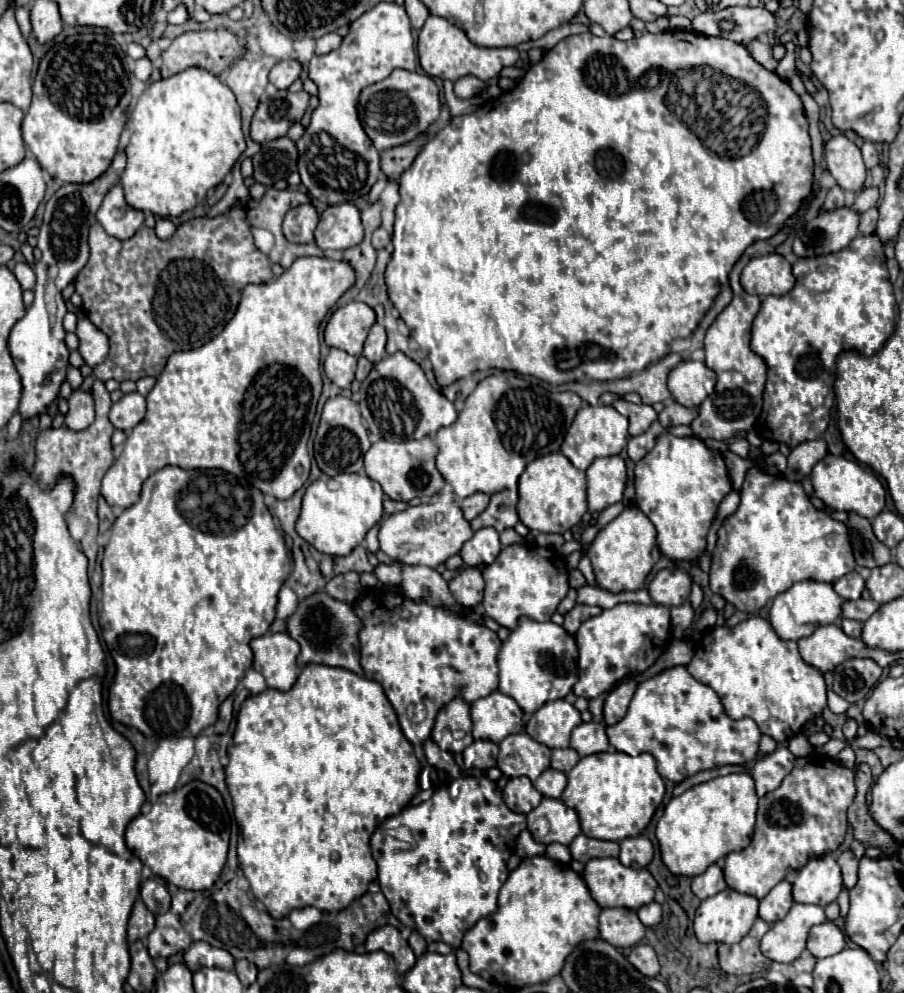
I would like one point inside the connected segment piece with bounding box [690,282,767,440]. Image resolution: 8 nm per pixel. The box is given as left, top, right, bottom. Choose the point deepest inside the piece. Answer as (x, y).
(735, 405)

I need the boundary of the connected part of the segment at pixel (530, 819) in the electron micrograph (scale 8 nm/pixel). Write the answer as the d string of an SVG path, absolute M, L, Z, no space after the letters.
M543 798L541 804L527 814L527 824L533 824L537 818L547 818L549 822L549 834L537 838L543 844L559 842L563 846L569 846L581 834L577 812L573 808L567 808L561 800Z

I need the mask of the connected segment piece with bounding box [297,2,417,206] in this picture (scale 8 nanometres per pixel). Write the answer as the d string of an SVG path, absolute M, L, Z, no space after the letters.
M381 2L373 10L365 12L361 18L351 22L349 32L343 36L343 42L337 50L325 54L325 56L313 56L309 64L309 78L319 88L319 106L311 114L311 124L307 126L305 134L297 140L299 150L299 174L309 190L309 194L329 206L341 204L341 202L353 202L357 198L367 198L369 190L381 176L381 158L373 142L369 142L369 136L365 134L359 114L357 114L357 98L361 96L361 90L365 86L371 86L373 82L385 80L393 70L403 68L413 72L417 68L415 58L415 42L411 34L411 22L403 6L393 2Z

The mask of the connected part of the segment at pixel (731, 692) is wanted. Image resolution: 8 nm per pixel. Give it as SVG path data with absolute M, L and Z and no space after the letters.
M749 618L739 622L737 626L717 626L707 632L695 648L693 660L687 664L689 674L703 682L705 686L713 688L721 698L721 704L729 718L751 718L759 726L763 734L773 736L779 744L787 742L789 738L801 734L803 726L815 716L821 714L827 706L827 688L825 678L819 670L805 664L797 652L795 642L781 640L771 624L765 618Z

